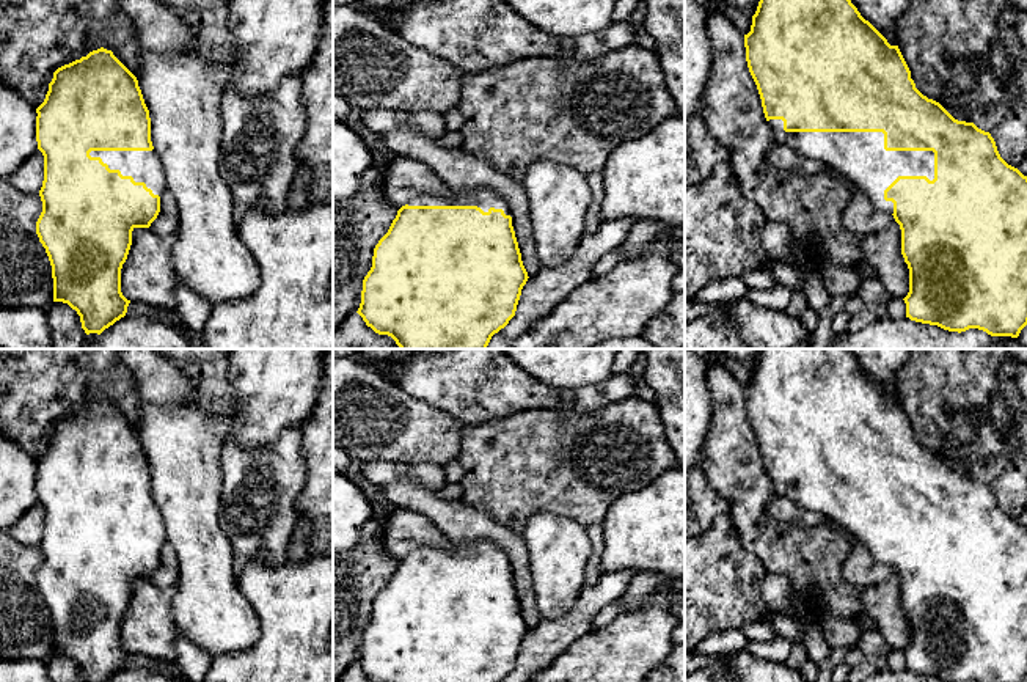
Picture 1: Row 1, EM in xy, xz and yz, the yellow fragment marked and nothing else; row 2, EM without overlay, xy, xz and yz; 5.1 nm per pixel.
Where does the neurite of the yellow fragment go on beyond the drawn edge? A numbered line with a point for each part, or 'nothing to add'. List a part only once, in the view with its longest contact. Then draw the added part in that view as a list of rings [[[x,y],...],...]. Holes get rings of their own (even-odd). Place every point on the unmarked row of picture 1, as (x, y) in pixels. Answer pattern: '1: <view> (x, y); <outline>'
1: yz (859, 509); [[[769,471],[776,495],[818,512],[853,542],[864,544],[879,564],[894,566],[884,542],[898,528],[934,531],[933,503],[886,503],[883,484],[785,484],[782,471]]]

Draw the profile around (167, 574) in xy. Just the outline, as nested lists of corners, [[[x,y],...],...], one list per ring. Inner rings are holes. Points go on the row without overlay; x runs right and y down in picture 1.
[[[168,542],[160,548],[160,564],[157,570],[151,575],[149,581],[159,588],[176,586],[179,578],[179,559],[177,555]]]

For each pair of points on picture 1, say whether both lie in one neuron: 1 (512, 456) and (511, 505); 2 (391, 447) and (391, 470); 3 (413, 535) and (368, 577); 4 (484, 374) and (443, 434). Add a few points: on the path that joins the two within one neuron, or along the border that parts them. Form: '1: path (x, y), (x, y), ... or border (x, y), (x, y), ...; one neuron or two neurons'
1: path (512, 469), (511, 492); one neuron
2: border (361, 461), (429, 462); two neurons
3: border (385, 519), (382, 547), (398, 561); two neurons
4: border (423, 399), (456, 415), (464, 423); two neurons

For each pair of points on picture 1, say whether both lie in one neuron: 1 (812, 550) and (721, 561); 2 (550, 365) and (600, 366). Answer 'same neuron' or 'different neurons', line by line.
1: different neurons
2: same neuron

